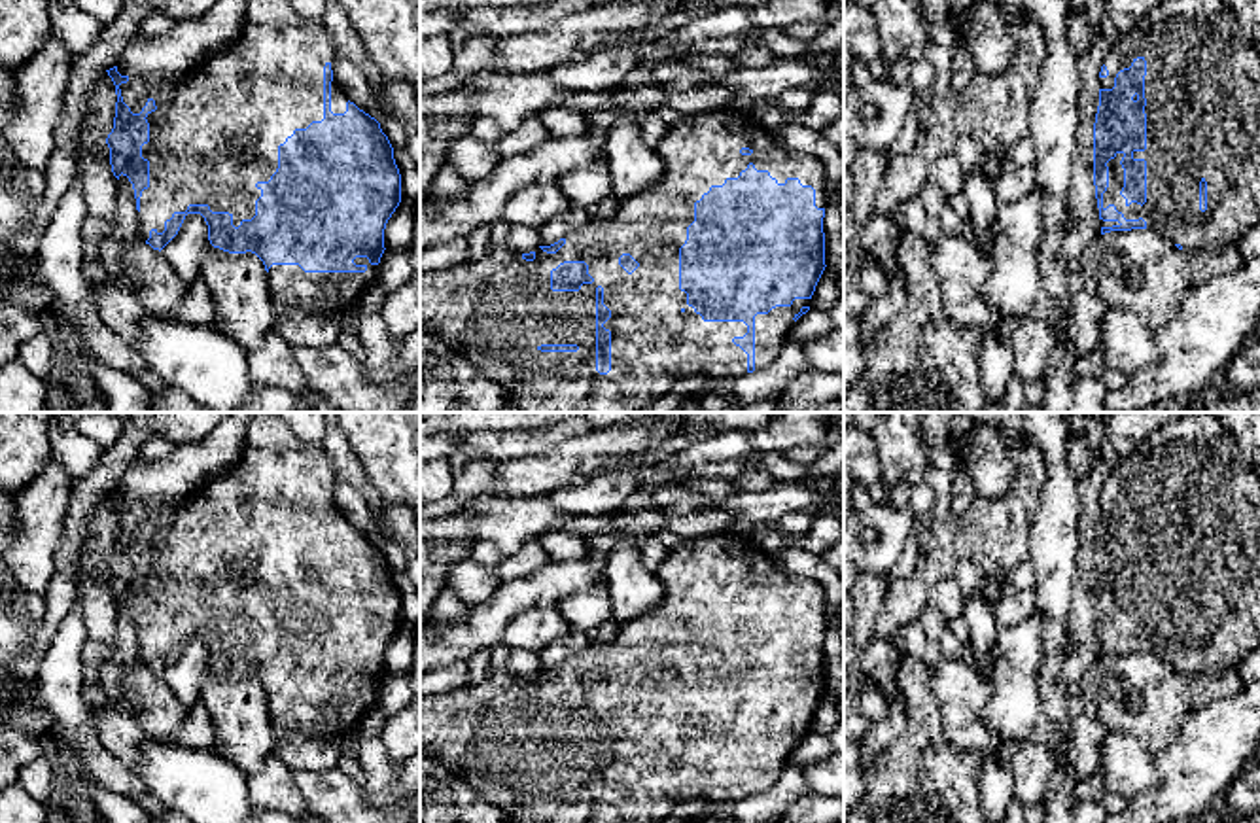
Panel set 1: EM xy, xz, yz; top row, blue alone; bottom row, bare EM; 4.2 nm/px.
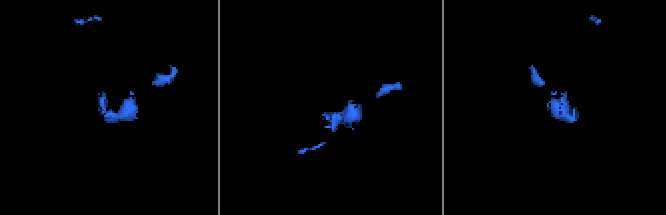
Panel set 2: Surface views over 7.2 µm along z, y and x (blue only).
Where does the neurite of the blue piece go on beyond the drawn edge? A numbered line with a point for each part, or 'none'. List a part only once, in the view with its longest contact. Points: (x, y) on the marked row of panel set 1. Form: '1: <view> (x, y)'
1: yz (1202, 86)

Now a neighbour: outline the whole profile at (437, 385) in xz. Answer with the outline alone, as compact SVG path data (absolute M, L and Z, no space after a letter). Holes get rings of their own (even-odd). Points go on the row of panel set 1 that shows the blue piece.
M420 331L420 412L446 412L458 405L456 359L460 354L454 346Z

